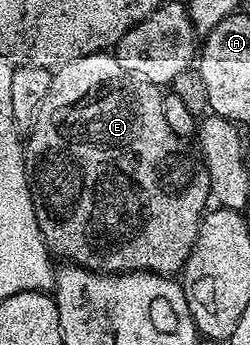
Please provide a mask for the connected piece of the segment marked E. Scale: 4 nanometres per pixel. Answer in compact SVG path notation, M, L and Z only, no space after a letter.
M99 51L92 55L84 55L80 59L72 59L68 63L57 66L57 68L53 70L50 79L50 86L48 87L48 95L44 95L44 103L40 103L40 111L36 115L36 123L34 124L33 129L29 130L28 136L25 138L24 152L26 155L26 177L30 180L30 198L34 204L38 226L42 232L42 238L44 239L47 249L50 250L51 254L53 254L55 258L66 257L62 259L69 259L73 262L73 264L81 265L83 269L92 269L96 273L160 273L163 275L174 275L185 267L188 255L192 251L192 247L198 238L198 228L200 227L202 218L208 209L206 200L209 202L212 194L210 192L208 171L204 167L199 167L196 164L195 154L193 152L190 154L189 151L186 150L187 142L183 140L183 138L178 137L176 135L176 131L172 131L172 127L168 127L168 123L164 119L164 103L162 102L163 96L163 90L159 88L159 86L148 83L136 75L132 75L132 71L124 71L124 67L120 67L120 63L115 59L113 52L110 51Z

